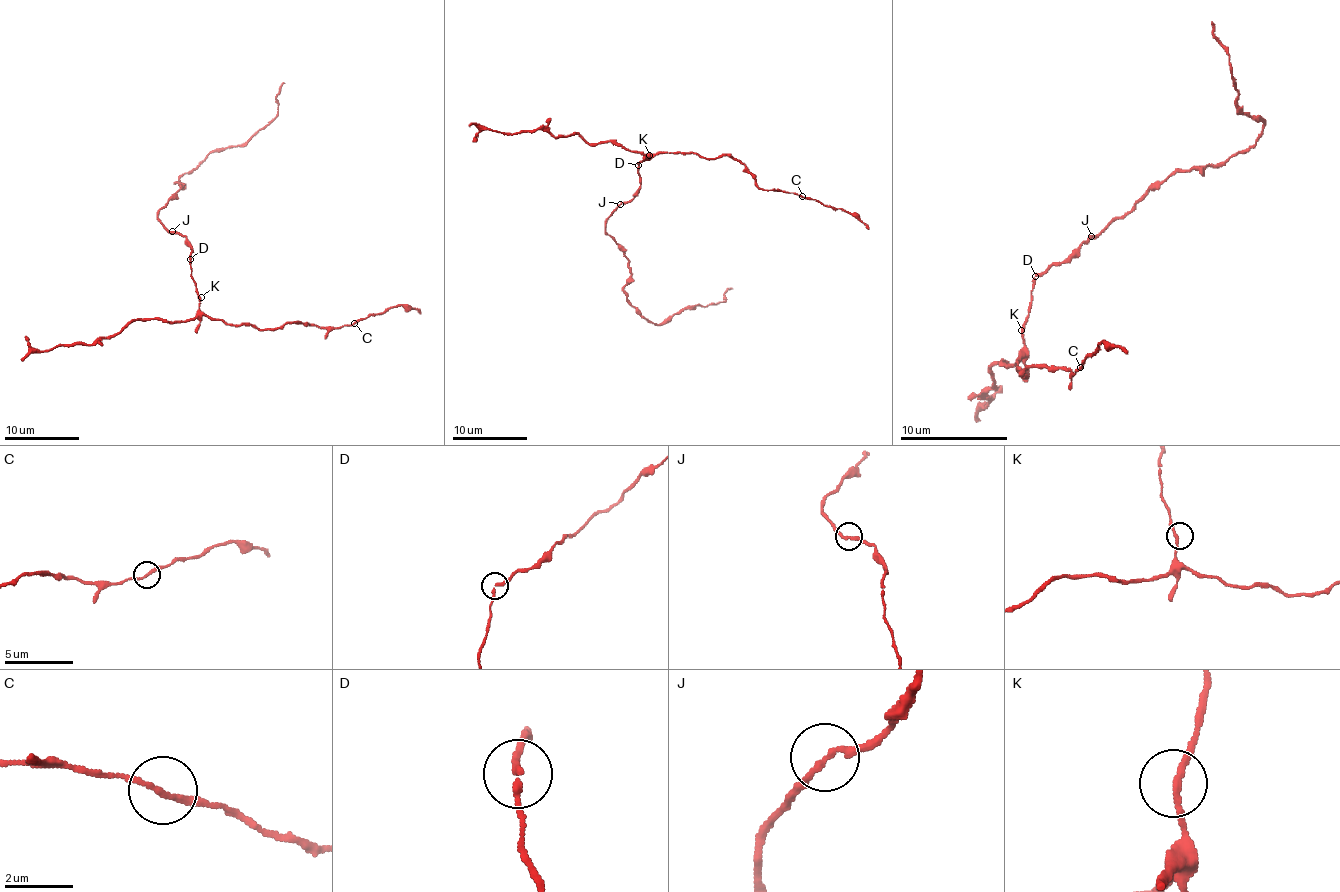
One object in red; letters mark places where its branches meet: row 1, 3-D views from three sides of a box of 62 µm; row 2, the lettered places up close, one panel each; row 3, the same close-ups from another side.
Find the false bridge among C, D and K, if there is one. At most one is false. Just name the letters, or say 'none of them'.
none of them

